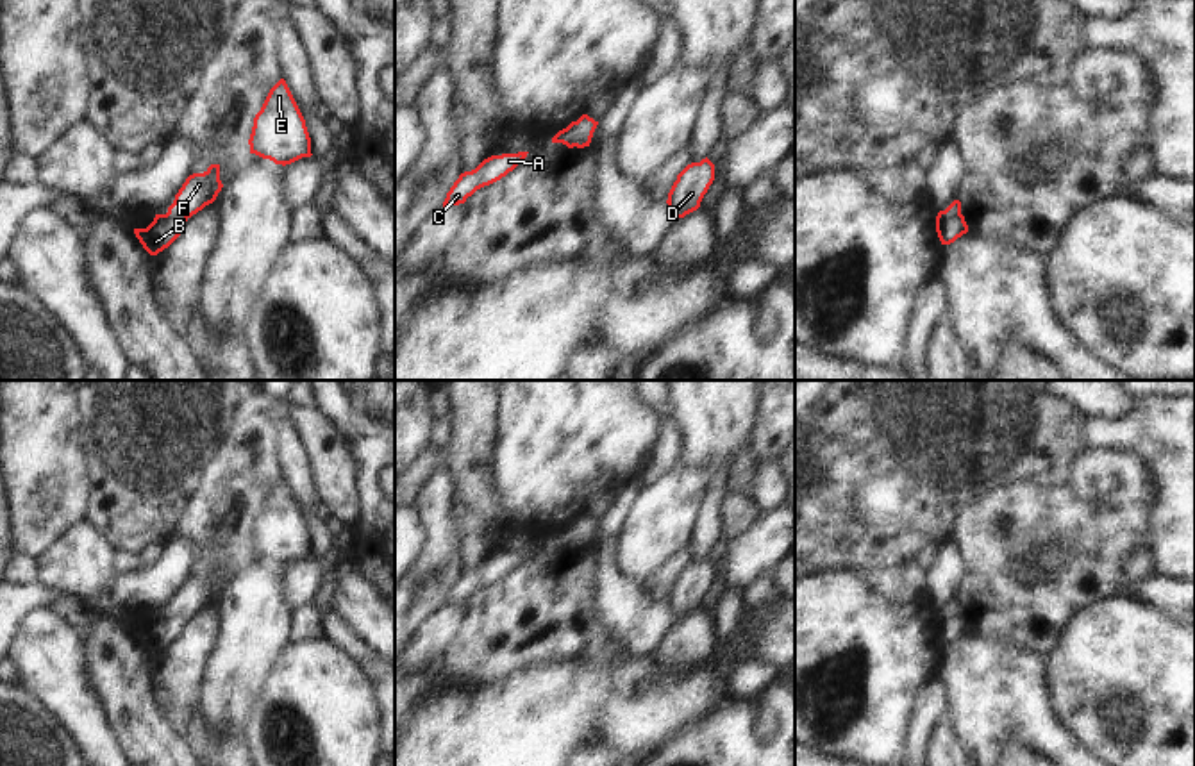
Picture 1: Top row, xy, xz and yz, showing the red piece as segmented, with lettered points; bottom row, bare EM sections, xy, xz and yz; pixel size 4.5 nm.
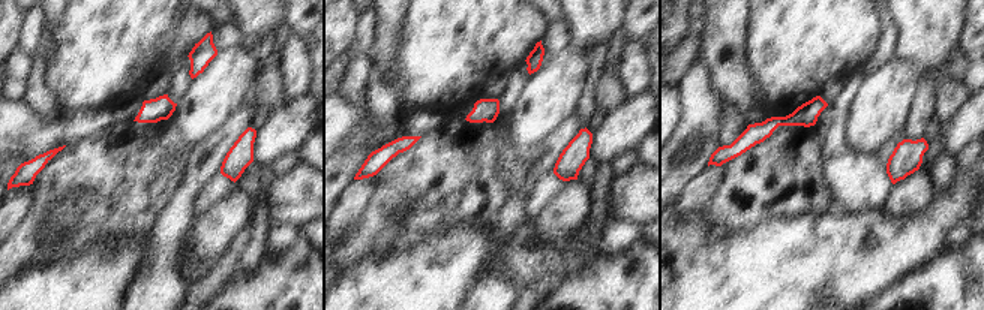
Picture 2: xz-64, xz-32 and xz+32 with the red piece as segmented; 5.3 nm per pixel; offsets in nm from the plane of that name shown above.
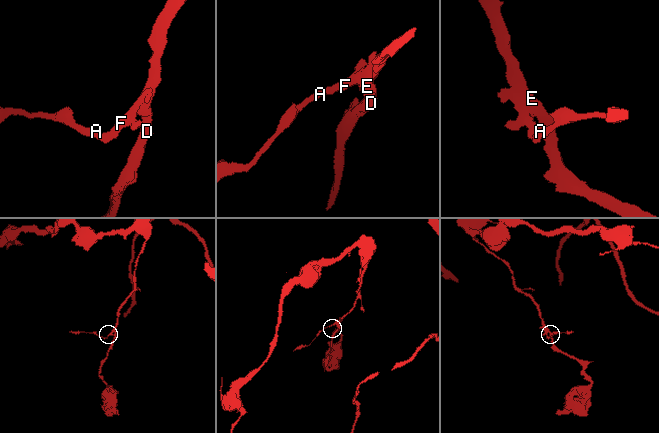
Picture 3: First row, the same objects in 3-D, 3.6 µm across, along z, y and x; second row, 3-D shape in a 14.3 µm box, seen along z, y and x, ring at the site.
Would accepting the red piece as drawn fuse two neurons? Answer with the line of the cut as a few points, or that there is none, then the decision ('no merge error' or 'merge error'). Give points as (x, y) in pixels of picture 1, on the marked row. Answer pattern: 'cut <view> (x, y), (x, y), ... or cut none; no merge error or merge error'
cut none; no merge error

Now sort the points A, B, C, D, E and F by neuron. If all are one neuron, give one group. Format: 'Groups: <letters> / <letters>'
Groups: A B C D E F.

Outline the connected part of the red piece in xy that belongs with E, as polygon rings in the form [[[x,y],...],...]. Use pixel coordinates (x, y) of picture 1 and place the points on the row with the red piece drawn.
[[[284,79],[270,89],[255,114],[248,145],[250,154],[282,166],[313,155],[305,120]]]

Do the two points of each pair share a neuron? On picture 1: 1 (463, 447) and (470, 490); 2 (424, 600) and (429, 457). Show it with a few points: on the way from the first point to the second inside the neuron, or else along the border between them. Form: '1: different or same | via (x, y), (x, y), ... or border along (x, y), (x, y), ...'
1: same | via (467, 457), (468, 479)
2: different | border along (440, 463), (413, 502)

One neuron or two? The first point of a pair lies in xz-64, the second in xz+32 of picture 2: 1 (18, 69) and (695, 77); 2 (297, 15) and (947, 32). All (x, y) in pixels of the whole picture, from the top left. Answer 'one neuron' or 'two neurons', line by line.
1: one neuron
2: two neurons

